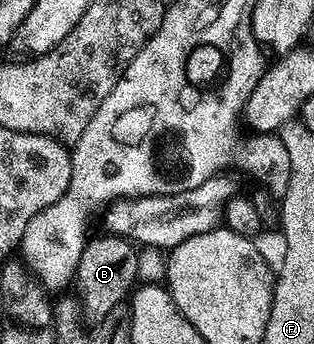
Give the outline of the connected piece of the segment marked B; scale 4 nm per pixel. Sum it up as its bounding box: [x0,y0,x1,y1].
[75,234,139,322]

